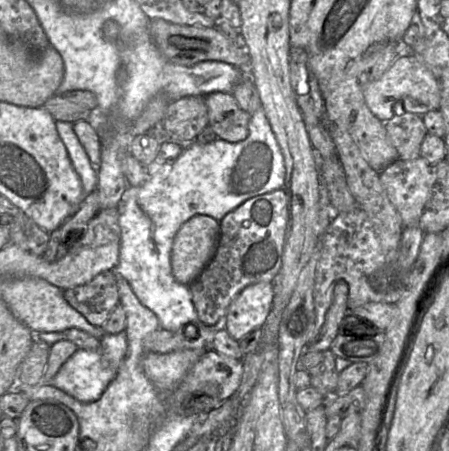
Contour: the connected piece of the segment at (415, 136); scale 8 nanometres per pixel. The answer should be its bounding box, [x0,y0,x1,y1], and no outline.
[384,113,427,160]

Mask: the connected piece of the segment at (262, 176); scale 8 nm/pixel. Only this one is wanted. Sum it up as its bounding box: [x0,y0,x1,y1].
[112,106,286,338]

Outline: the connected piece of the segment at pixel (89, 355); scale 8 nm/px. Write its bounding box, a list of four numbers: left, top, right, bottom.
[50,331,127,403]

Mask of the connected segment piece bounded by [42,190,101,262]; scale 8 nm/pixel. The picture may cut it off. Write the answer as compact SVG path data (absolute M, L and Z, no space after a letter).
M99 194L86 195L78 210L61 226L50 233L48 247L42 255L48 262L62 259L69 249L85 234L90 221L101 210Z

